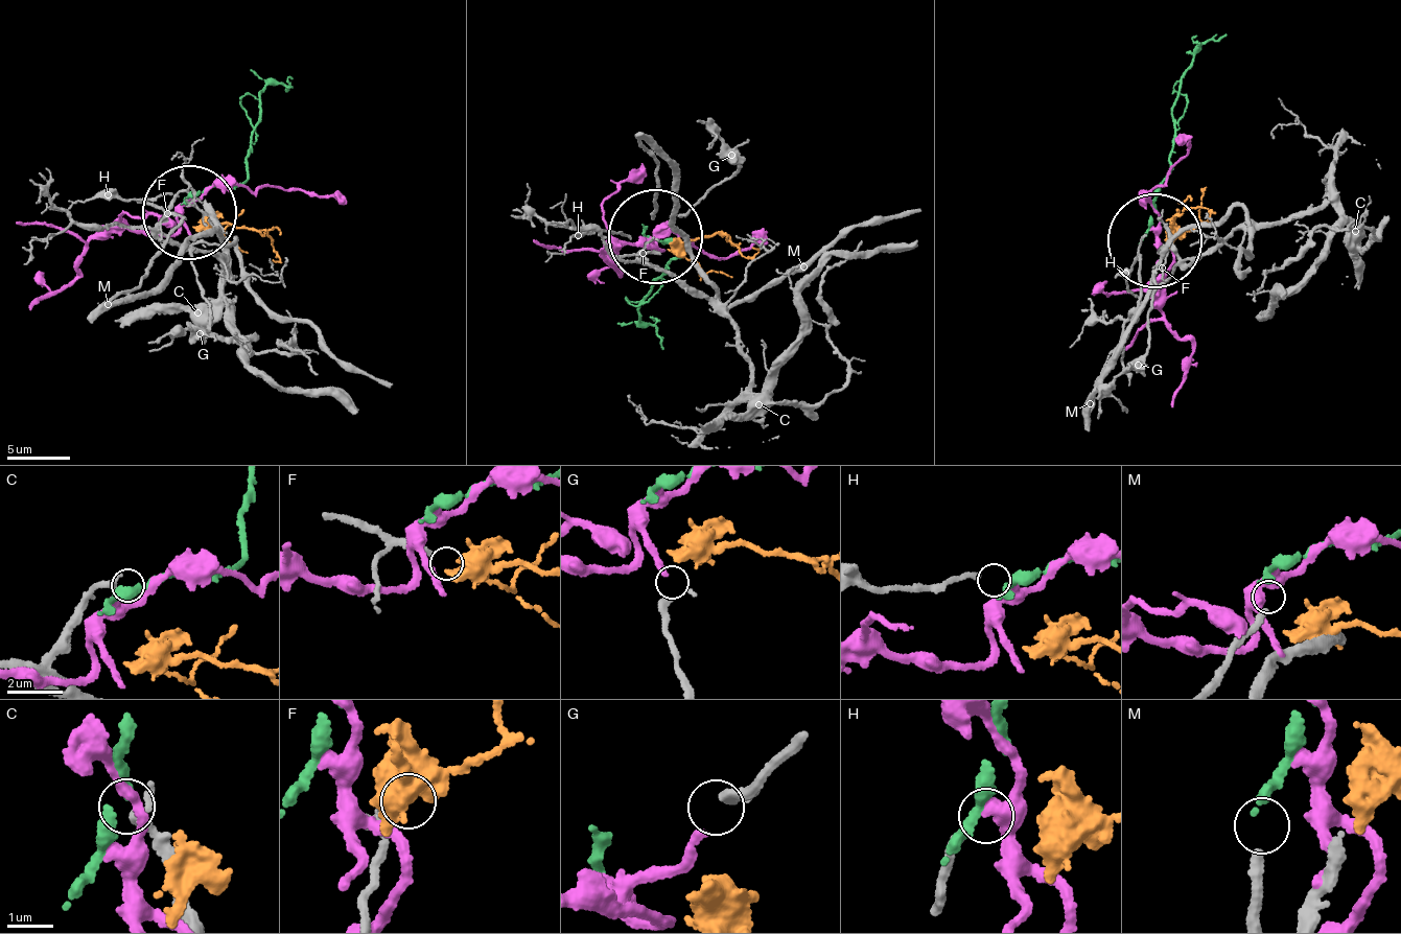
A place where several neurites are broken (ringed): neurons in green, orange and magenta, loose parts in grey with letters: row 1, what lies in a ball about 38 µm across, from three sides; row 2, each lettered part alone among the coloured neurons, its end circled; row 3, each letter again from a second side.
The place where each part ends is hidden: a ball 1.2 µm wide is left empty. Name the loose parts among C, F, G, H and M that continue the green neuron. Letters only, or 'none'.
C

